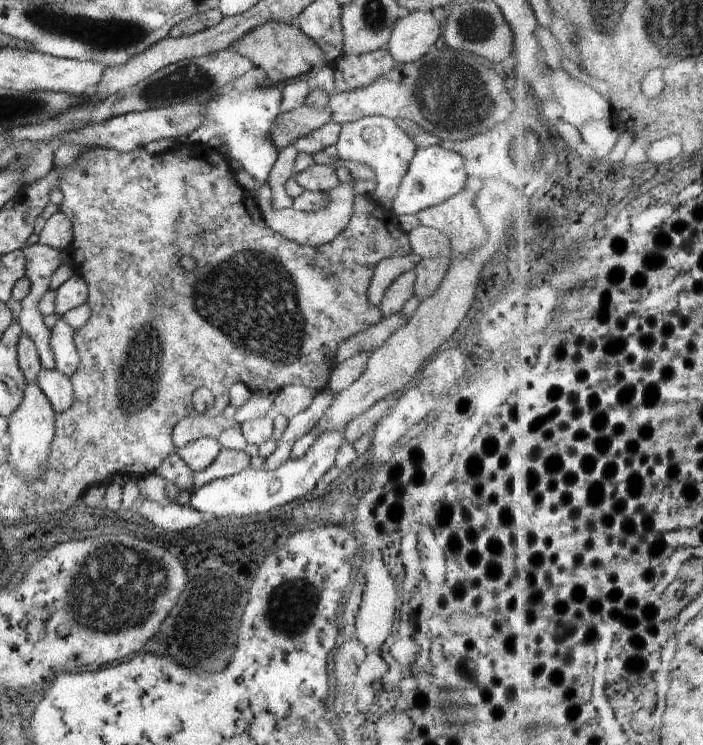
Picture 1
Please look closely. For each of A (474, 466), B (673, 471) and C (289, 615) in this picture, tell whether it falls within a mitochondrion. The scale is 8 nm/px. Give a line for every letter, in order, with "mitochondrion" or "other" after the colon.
A: other
B: other
C: mitochondrion

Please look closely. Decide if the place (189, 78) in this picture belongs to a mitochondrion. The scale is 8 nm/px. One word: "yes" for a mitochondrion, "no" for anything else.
yes

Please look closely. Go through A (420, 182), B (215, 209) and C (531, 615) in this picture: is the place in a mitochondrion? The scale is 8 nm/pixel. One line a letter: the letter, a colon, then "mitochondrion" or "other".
A: mitochondrion
B: other
C: other

